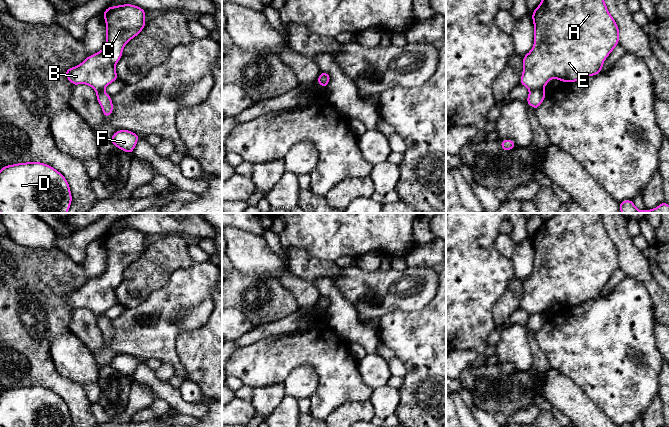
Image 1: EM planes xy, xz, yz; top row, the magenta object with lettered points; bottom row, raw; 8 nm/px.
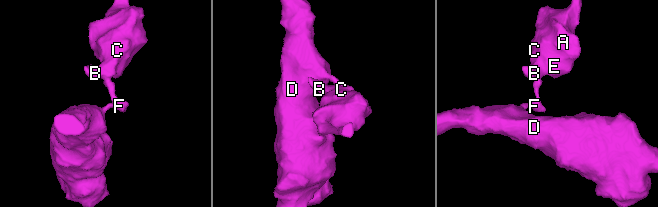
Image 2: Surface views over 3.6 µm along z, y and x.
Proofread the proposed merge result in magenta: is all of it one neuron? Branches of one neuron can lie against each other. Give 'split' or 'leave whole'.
split

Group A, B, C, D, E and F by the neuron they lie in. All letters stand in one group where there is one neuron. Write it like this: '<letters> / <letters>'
A B C E / D F

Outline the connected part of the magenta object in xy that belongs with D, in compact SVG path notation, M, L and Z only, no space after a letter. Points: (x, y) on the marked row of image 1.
M42 162L2 166L0 213L67 213L72 202L70 186L60 172Z

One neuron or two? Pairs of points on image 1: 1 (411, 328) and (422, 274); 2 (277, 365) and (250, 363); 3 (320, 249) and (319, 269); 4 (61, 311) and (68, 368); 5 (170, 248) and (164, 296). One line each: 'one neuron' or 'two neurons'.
1: two neurons
2: one neuron
3: two neurons
4: two neurons
5: two neurons

